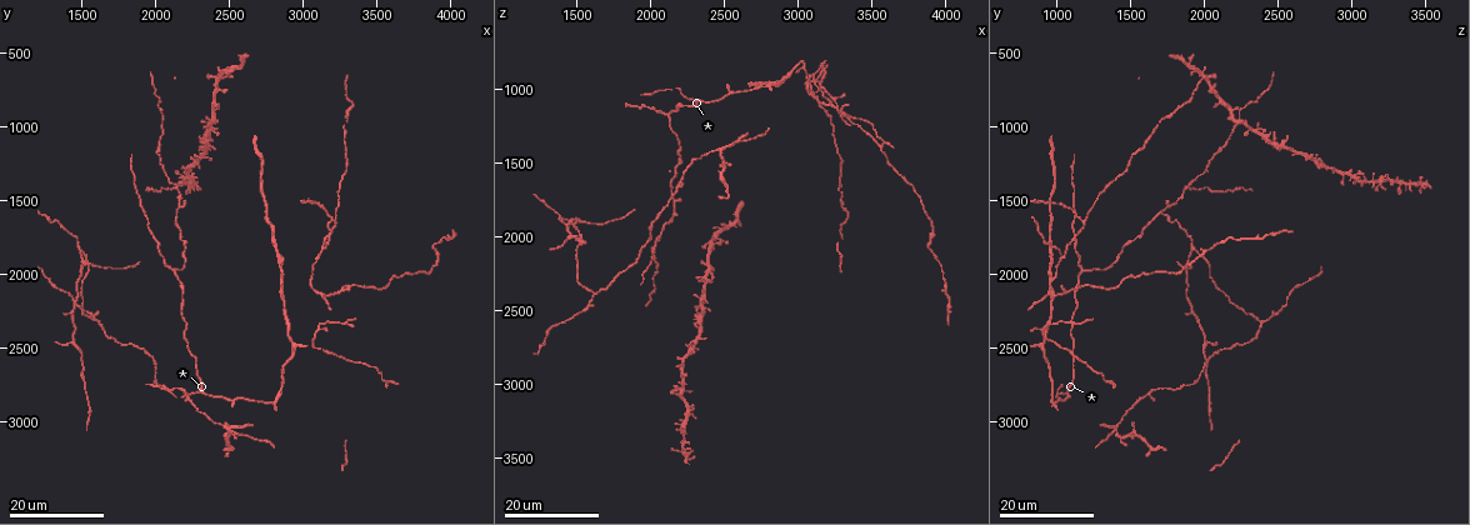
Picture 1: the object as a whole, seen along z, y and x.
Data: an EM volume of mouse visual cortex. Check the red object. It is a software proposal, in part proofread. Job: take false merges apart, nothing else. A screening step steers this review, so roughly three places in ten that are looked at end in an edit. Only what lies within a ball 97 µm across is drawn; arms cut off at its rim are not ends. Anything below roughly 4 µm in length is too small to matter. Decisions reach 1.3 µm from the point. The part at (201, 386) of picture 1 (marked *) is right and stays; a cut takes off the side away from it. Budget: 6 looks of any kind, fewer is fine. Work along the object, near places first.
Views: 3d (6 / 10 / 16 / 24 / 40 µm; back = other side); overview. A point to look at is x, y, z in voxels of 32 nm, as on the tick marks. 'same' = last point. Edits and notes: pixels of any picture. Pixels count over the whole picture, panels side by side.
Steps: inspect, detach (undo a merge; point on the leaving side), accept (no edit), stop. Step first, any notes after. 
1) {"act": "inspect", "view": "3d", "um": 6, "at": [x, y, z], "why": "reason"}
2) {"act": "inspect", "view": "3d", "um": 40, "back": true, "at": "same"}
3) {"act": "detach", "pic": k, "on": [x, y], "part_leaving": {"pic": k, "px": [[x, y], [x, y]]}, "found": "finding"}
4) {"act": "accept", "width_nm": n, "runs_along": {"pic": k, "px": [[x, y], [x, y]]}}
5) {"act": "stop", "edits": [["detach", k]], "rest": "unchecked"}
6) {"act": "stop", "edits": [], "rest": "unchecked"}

{"act": "inspect", "view": "3d", "um": 16, "at": [2200, 2400, 1080], "why": "calibre changes"}

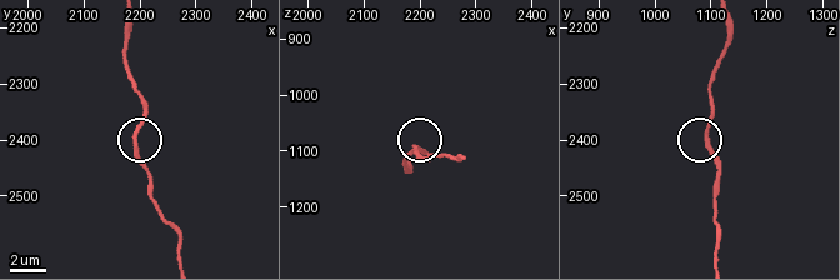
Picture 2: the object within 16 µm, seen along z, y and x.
{"act": "inspect", "view": "3d", "um": 6, "at": [2195, 2400, 1095]}

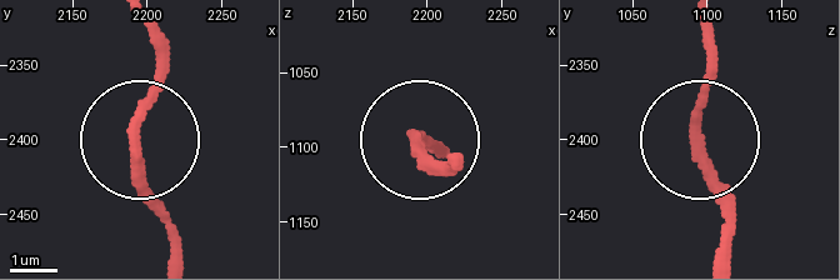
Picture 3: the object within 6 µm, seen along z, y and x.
{"act": "accept", "found": "all the same neuron"}

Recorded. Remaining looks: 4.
{"act": "inspect", "view": "3d", "um": 16, "at": [2500, 3060, 1400], "why": "four-way junction"}

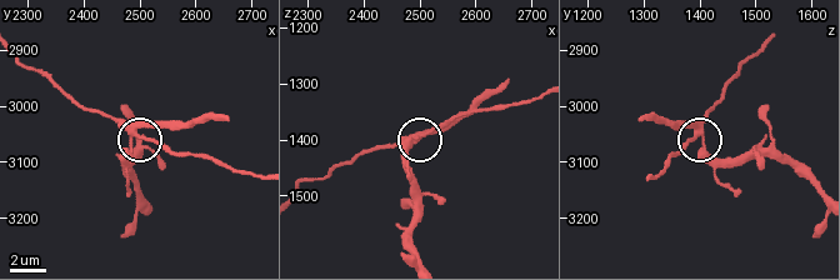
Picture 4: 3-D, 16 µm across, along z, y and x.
{"act": "inspect", "view": "3d", "um": 10, "at": [2490, 3050, 1395]}

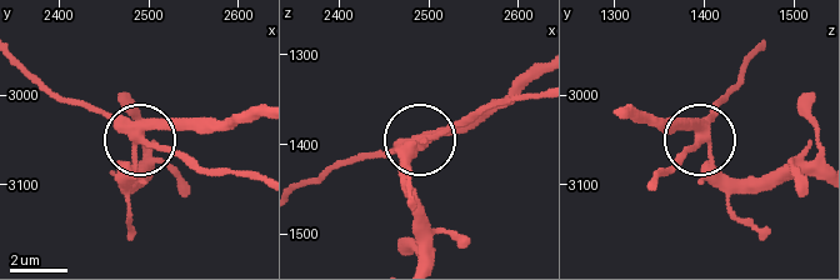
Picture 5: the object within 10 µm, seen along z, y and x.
{"act": "detach", "pic": 5, "on": [133, 168], "part_leaving": {"pic": 5, "px": [[703, 133], [710, 159], [729, 176], [758, 180], [815, 174]]}, "found": "two neurons meet here"}

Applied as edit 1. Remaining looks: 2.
{"act": "inspect", "view": "3d", "um": 24, "at": [3100, 2120, 940], "why": "a fork"}

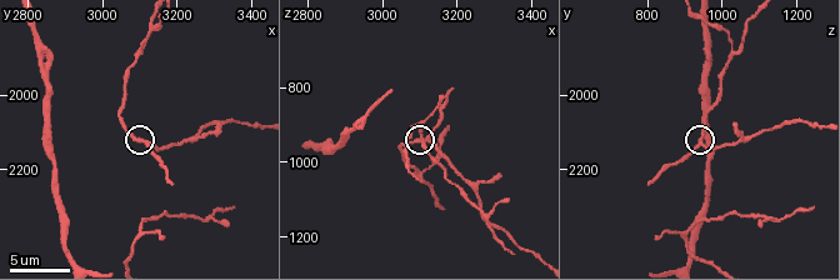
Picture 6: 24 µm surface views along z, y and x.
{"act": "inspect", "view": "3d", "um": 10, "at": [3130, 2130, 940], "why": "zoom in"}

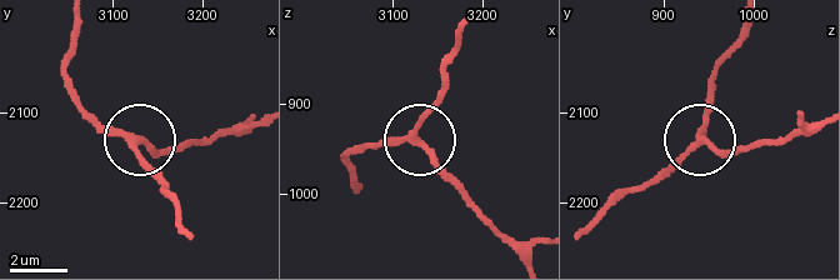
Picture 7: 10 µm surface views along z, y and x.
{"act": "accept", "arms": 3, "found": "one neuron here"}

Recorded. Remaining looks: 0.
{"act": "stop", "edits": [["detach", 5]], "rest": "unchecked"}

